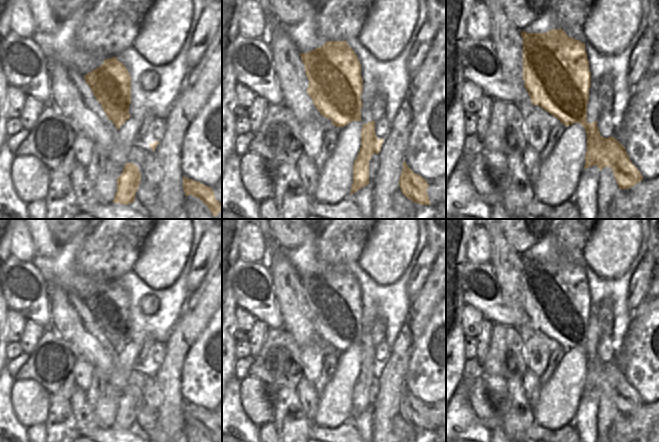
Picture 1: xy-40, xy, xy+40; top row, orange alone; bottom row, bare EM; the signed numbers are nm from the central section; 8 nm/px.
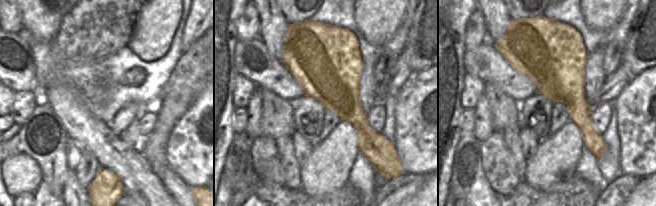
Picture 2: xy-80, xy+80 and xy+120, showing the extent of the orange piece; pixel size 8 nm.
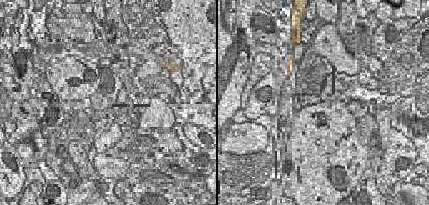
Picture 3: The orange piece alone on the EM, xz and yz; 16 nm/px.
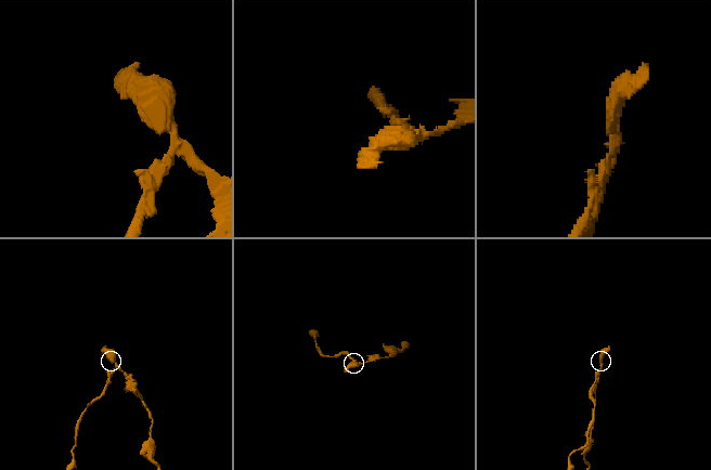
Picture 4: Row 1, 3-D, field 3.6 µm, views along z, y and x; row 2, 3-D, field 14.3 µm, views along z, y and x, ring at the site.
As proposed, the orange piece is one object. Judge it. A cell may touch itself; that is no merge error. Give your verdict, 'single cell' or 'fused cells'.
fused cells

